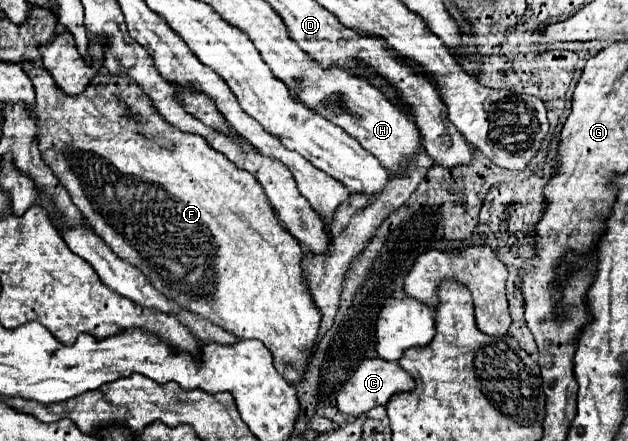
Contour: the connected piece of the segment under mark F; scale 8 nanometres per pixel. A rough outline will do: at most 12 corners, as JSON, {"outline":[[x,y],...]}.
{"outline":[[23,60],[39,150],[161,294],[301,380],[321,314],[263,188],[129,76]]}

